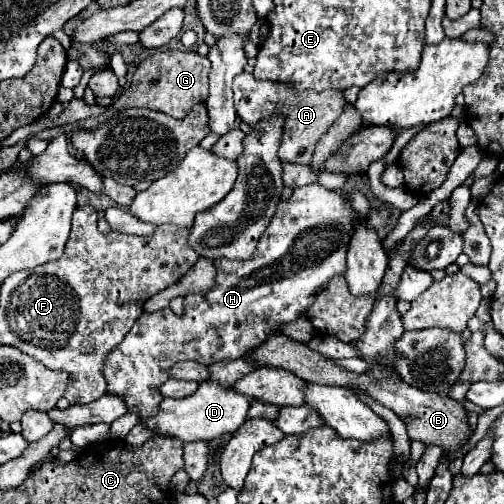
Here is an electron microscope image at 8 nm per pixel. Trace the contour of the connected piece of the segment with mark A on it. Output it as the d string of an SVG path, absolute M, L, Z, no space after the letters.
M240 73L234 79L234 105L242 121L248 123L250 127L259 128L257 124L261 120L273 113L282 113L286 119L284 119L284 133L278 149L280 161L310 165L316 143L328 131L328 127L342 115L348 101L344 99L344 93L340 89L328 89L320 93L314 89L298 91L292 87L292 83L260 81L260 79L254 79L252 73Z

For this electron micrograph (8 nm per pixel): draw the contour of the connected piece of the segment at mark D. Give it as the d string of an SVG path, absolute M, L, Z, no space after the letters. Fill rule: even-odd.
M218 381L200 383L198 391L184 399L164 399L160 403L160 413L148 421L144 421L158 435L178 437L184 443L188 441L210 441L226 433L234 433L240 423L248 419L252 397L236 393L232 387L222 387Z

